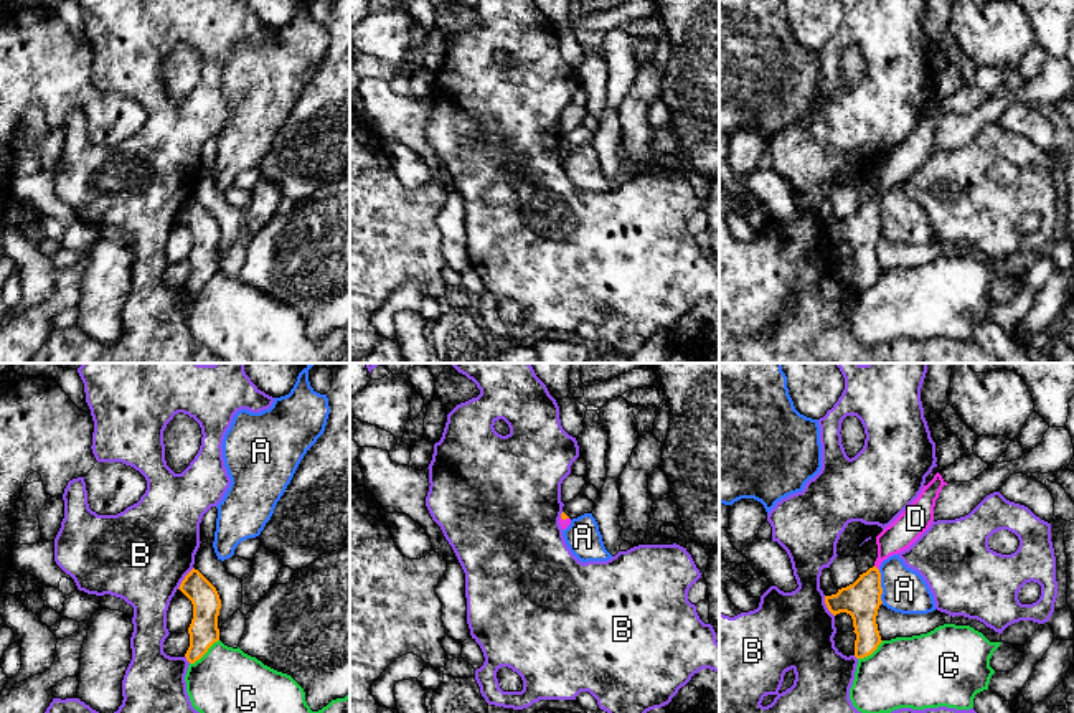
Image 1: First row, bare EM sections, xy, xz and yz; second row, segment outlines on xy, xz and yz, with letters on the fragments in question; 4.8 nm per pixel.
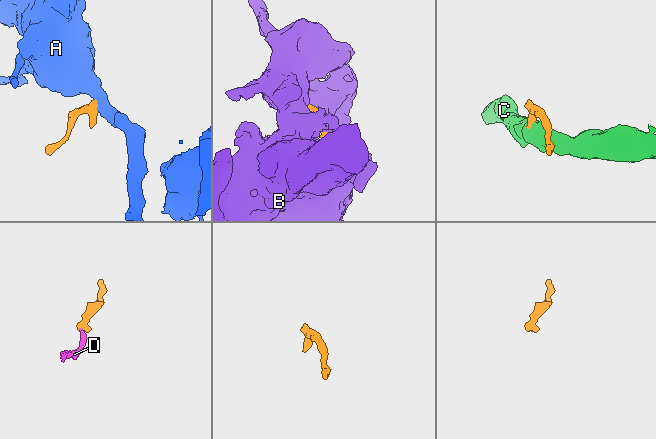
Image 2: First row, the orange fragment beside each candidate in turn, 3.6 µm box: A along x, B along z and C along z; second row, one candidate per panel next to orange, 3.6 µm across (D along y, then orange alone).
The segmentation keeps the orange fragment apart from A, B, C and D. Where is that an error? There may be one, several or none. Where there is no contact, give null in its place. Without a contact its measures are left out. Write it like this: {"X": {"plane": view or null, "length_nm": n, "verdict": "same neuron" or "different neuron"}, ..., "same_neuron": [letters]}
{"A": {"plane": "yz", "length_nm": 170, "verdict": "different neuron"}, "B": {"plane": "xy", "length_nm": 130, "verdict": "different neuron"}, "C": {"plane": "xy", "length_nm": 190, "verdict": "different neuron"}, "D": {"plane": "yz", "length_nm": 40, "verdict": "same neuron"}, "same_neuron": ["D"]}

